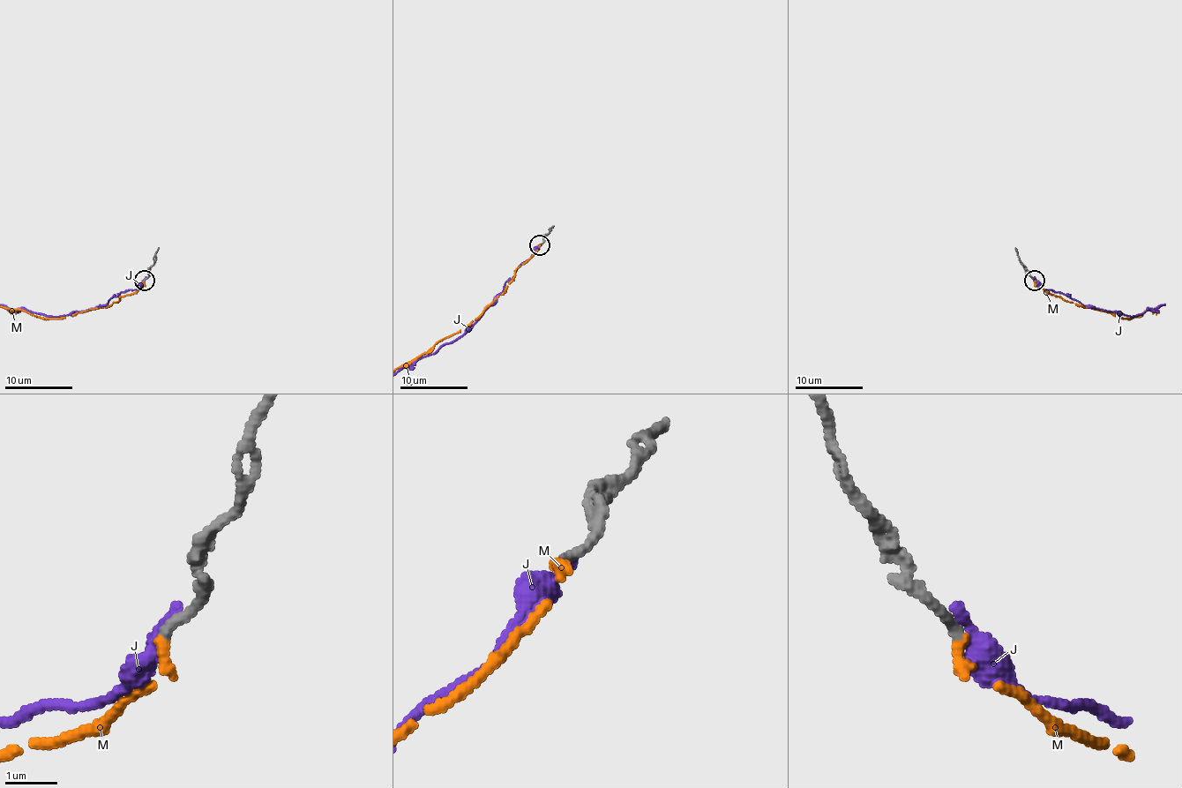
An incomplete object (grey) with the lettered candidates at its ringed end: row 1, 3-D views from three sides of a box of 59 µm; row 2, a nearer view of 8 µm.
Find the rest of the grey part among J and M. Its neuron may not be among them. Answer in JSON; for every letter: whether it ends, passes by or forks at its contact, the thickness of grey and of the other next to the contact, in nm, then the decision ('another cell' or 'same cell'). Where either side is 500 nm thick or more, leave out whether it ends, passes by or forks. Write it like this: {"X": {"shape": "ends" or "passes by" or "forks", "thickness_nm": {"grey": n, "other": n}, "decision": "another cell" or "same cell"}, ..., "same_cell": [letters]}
{"J": {"shape": "ends", "thickness_nm": {"grey": 220, "other": 280}, "decision": "another cell"}, "M": {"shape": "ends", "thickness_nm": {"grey": 200, "other": 240}, "decision": "same cell"}, "same_cell": ["M"]}

